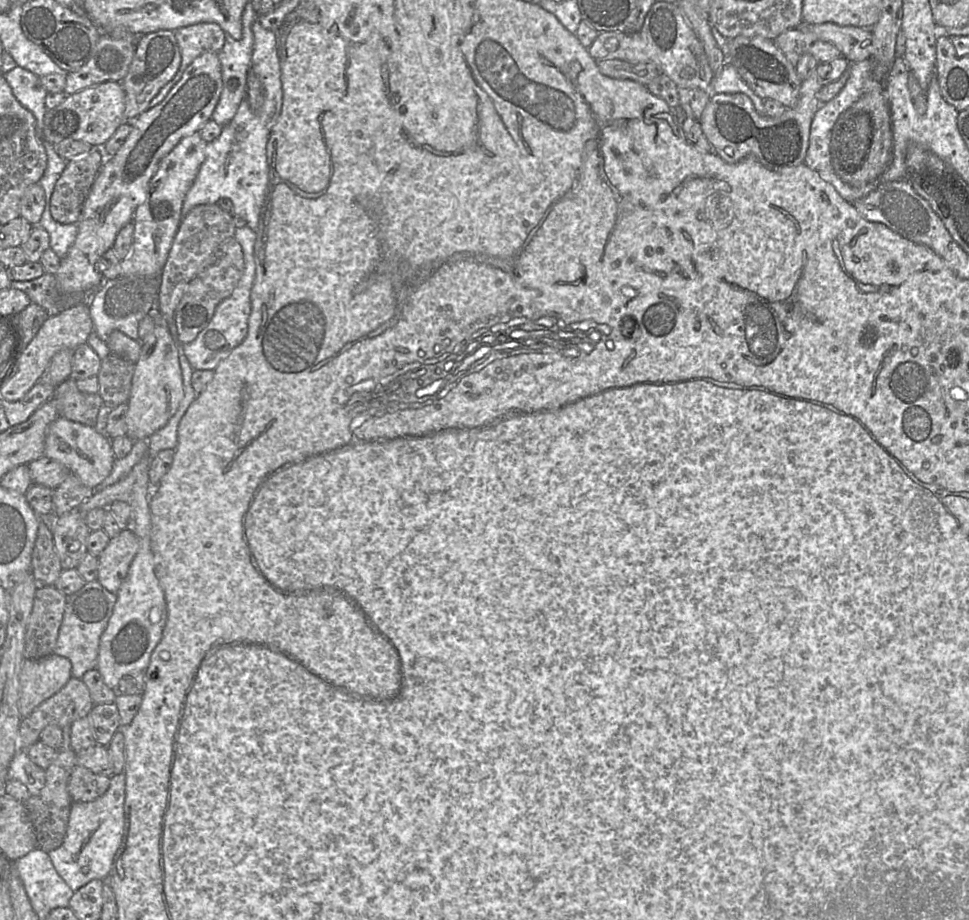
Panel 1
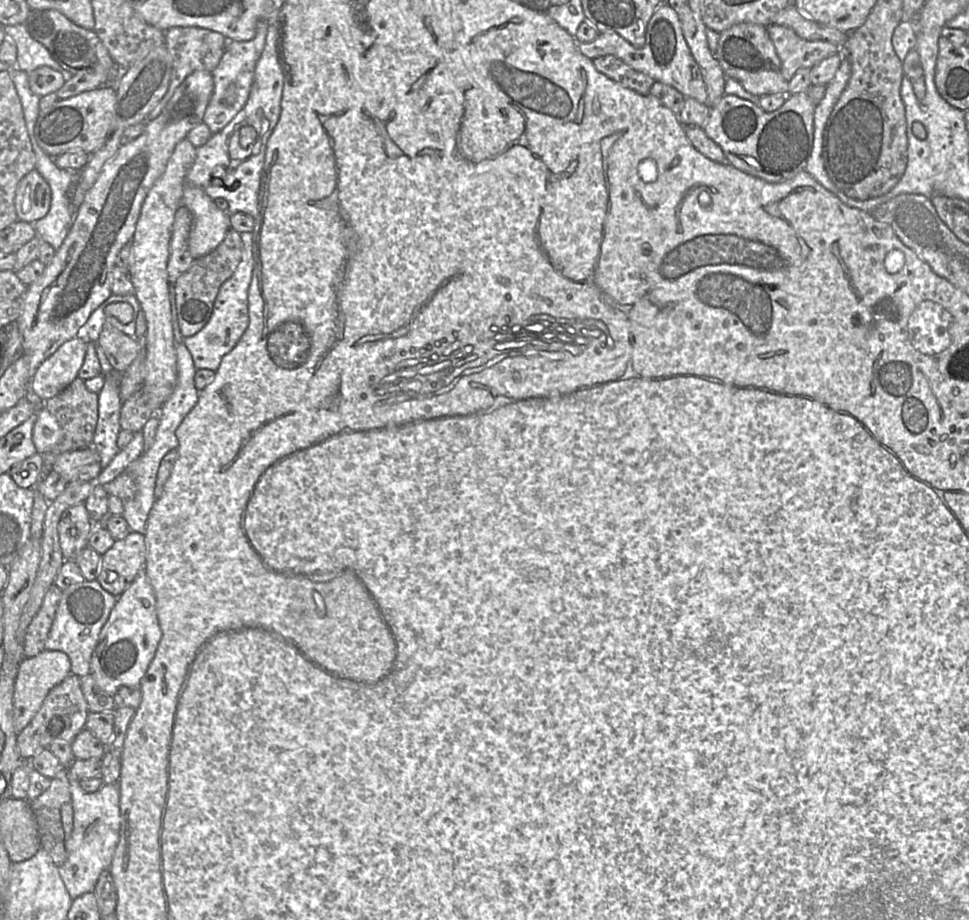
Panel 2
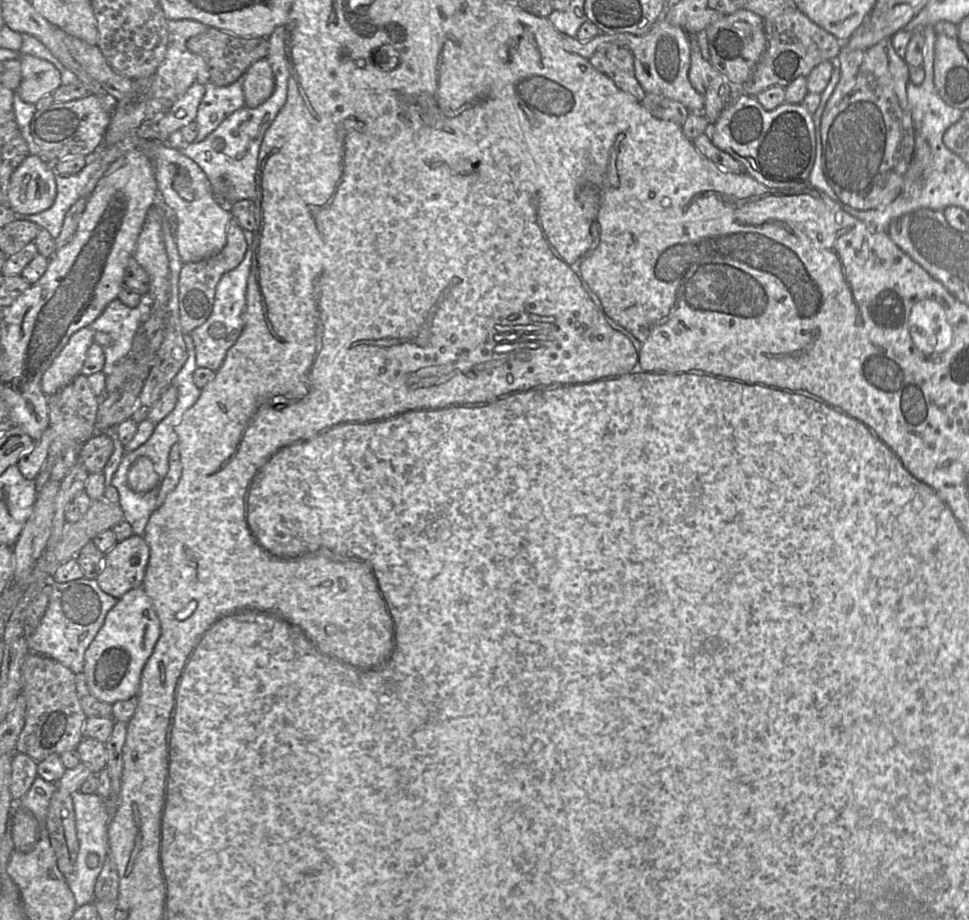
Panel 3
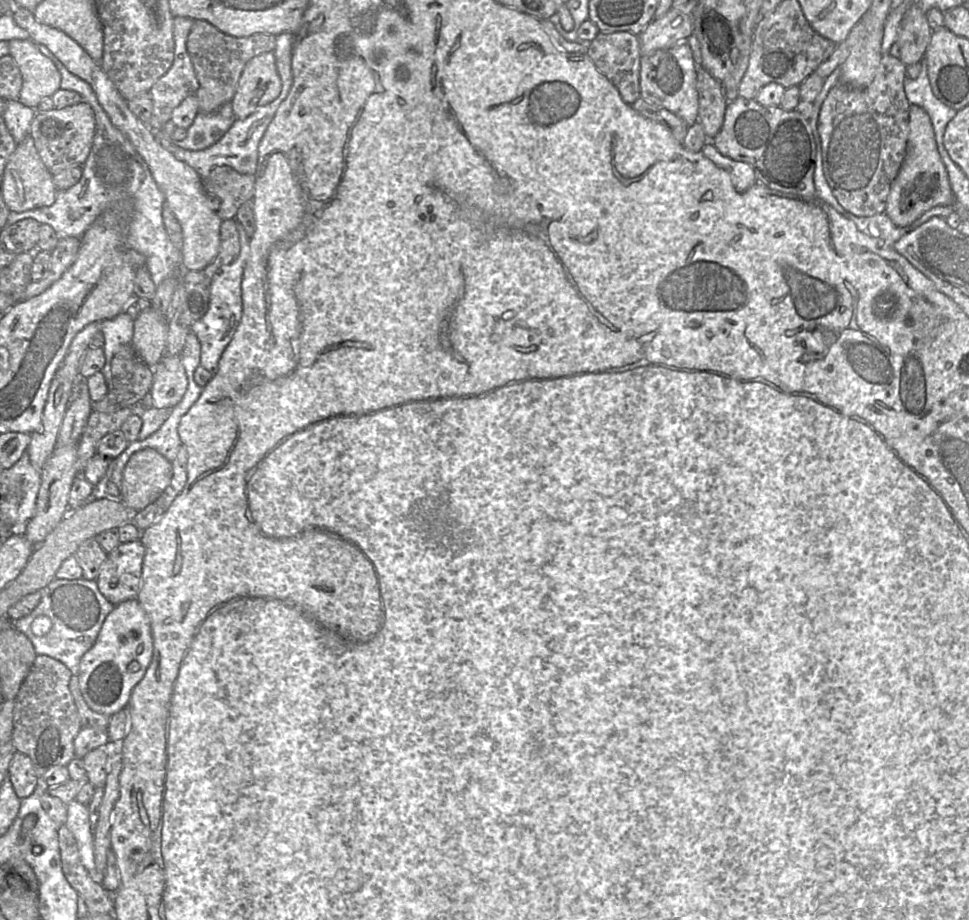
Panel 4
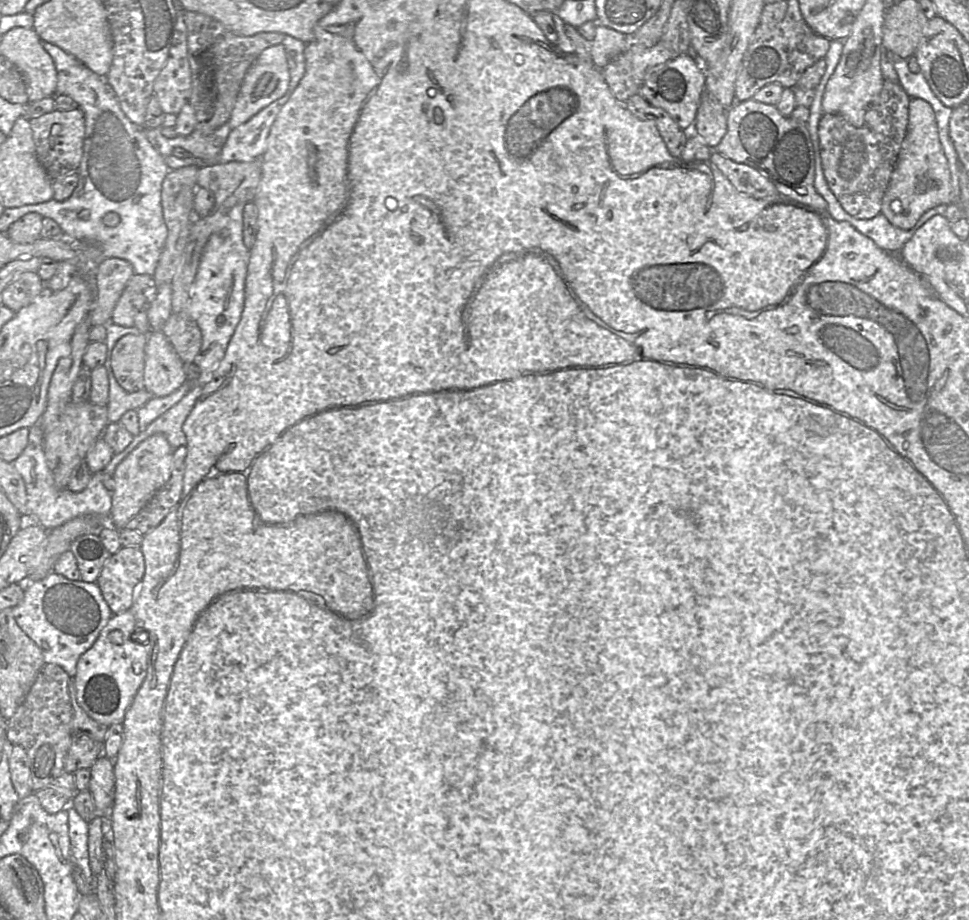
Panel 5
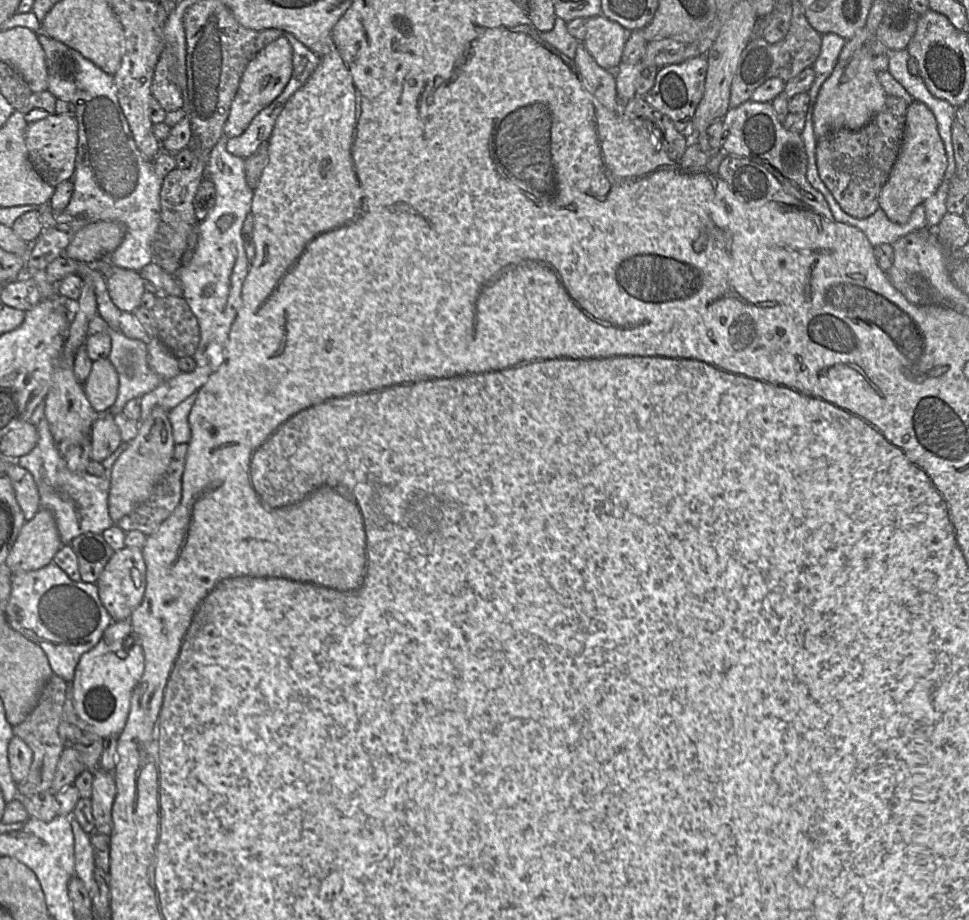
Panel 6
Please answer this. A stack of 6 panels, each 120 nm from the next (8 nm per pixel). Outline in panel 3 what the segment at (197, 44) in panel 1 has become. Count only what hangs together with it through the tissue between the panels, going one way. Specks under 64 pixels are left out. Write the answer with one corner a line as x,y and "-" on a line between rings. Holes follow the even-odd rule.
191,19
168,20
167,50
163,61
153,75
152,97
147,105
145,120
157,121
161,116
169,111
172,105
184,95
193,83
205,85
210,81
209,70
204,59
200,55
189,51
186,46
186,42
189,38
203,33
207,28
207,25

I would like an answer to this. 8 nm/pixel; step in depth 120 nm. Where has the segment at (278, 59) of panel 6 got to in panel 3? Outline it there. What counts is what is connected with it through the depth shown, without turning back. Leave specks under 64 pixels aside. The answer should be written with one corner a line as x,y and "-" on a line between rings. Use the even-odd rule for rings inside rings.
266,58
255,61
243,75
244,106
258,107
272,95
274,88
274,75

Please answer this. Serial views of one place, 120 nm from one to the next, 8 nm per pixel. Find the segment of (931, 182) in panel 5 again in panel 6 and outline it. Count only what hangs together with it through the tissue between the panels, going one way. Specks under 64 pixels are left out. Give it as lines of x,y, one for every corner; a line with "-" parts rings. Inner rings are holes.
914,100
906,112
905,132
898,158
880,197
880,208
894,223
905,224
915,207
924,203
941,185
947,168
947,155
936,118
922,102

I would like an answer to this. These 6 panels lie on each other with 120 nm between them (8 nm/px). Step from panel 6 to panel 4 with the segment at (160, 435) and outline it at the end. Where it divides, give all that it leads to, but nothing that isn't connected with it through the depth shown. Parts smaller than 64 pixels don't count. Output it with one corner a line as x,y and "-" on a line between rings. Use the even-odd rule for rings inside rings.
155,449
137,451
124,467
120,500
131,511
141,511
159,498
172,473
172,463

